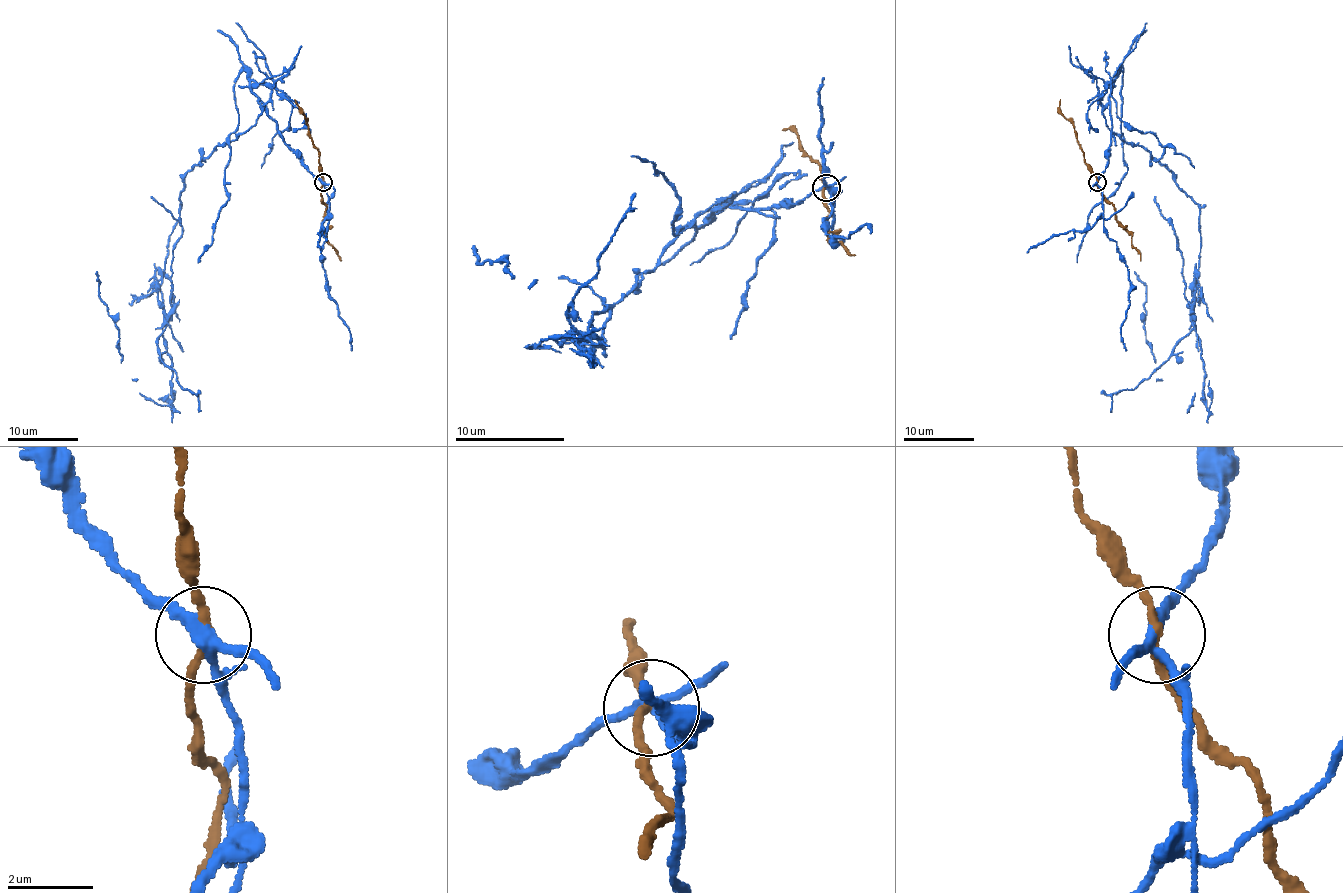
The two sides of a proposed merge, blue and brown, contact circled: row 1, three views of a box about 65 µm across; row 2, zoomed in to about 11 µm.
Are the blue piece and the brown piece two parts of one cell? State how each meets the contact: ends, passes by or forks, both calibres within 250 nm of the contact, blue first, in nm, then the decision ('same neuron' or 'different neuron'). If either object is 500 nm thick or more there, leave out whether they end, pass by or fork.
blue forks; brown passes by; calibres 240 and 180 nm; different neuron

